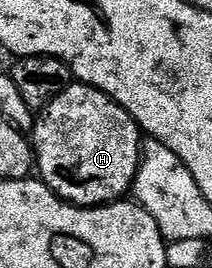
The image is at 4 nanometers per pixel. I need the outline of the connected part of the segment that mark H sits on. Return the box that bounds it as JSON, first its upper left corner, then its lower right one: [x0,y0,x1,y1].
[31,81,143,207]

